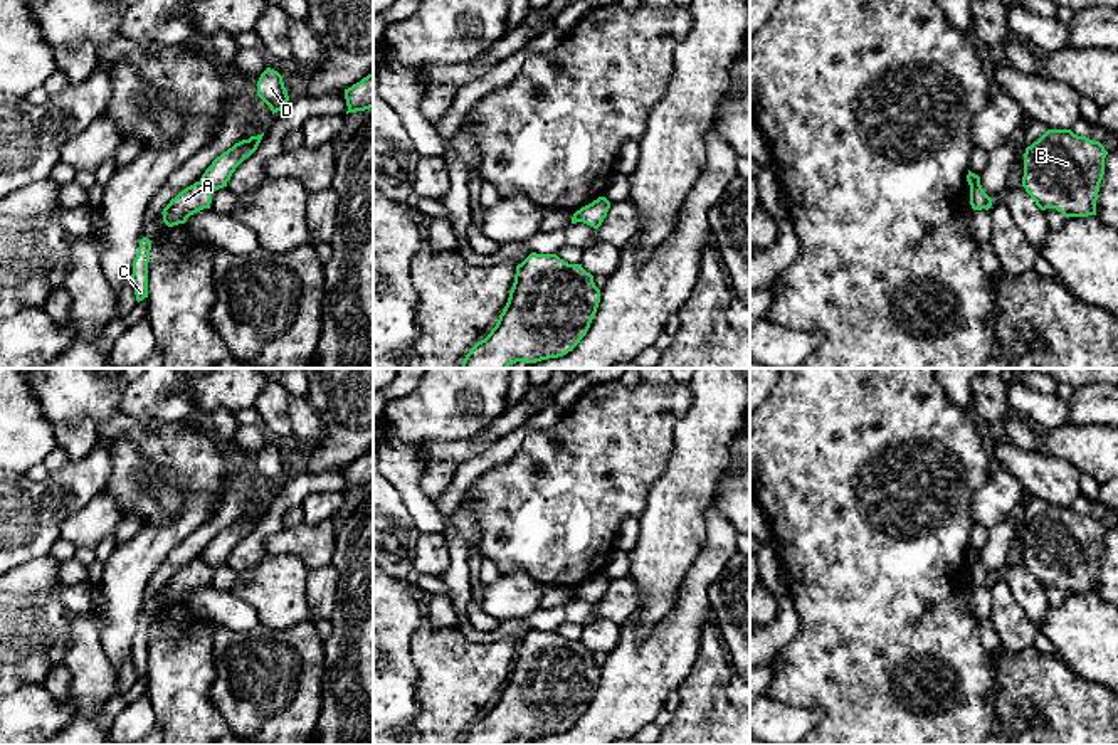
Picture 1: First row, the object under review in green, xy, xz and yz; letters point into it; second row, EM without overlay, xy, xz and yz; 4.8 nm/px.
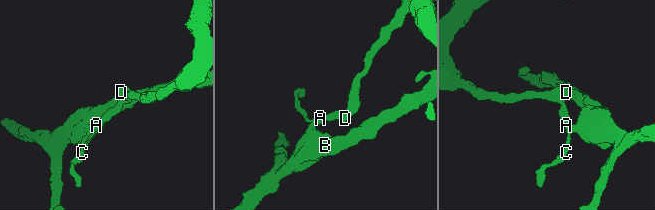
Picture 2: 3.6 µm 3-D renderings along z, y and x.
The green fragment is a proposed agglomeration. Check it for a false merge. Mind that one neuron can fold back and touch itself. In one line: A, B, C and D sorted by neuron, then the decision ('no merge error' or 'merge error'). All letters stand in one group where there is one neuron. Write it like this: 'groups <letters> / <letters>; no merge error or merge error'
groups A B C / D; merge error

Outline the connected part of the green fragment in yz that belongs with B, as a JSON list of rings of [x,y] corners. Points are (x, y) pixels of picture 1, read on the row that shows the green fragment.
[[[1047,129],[1026,148],[1022,187],[1041,210],[1056,209],[1064,217],[1096,215],[1106,155],[1100,141],[1078,136],[1071,129]]]

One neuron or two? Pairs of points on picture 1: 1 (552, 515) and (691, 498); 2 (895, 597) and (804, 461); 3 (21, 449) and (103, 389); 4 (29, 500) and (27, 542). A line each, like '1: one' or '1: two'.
1: two
2: one
3: two
4: one

